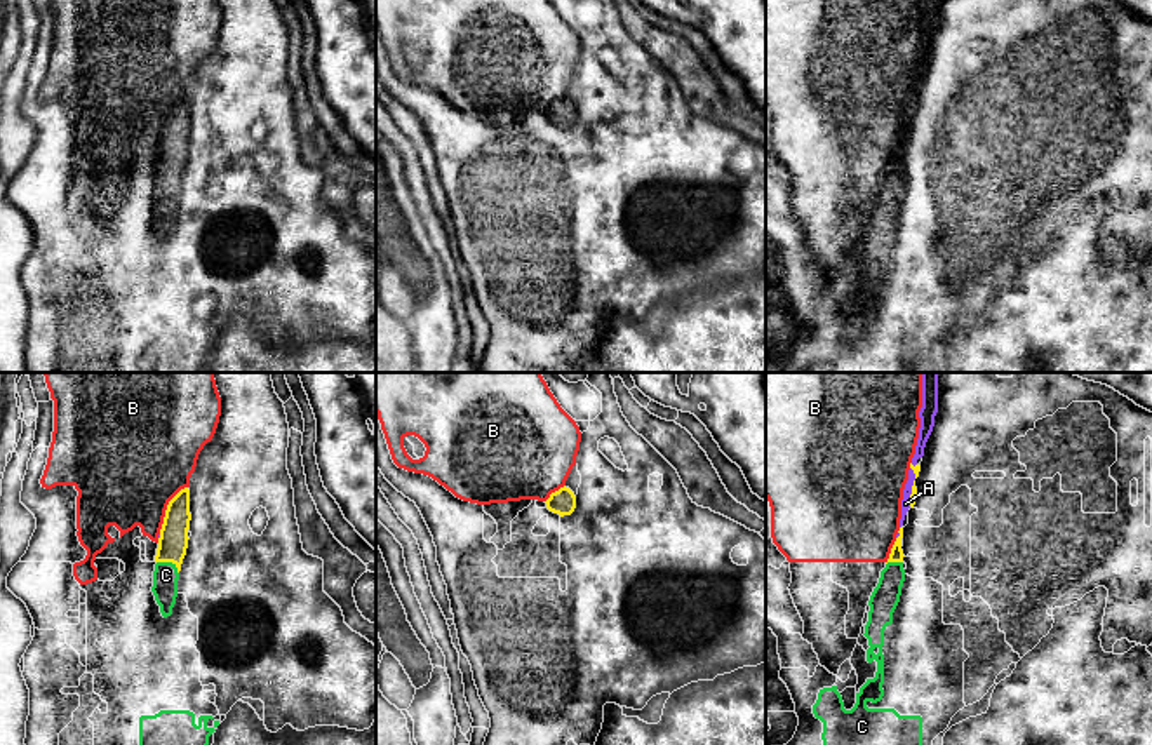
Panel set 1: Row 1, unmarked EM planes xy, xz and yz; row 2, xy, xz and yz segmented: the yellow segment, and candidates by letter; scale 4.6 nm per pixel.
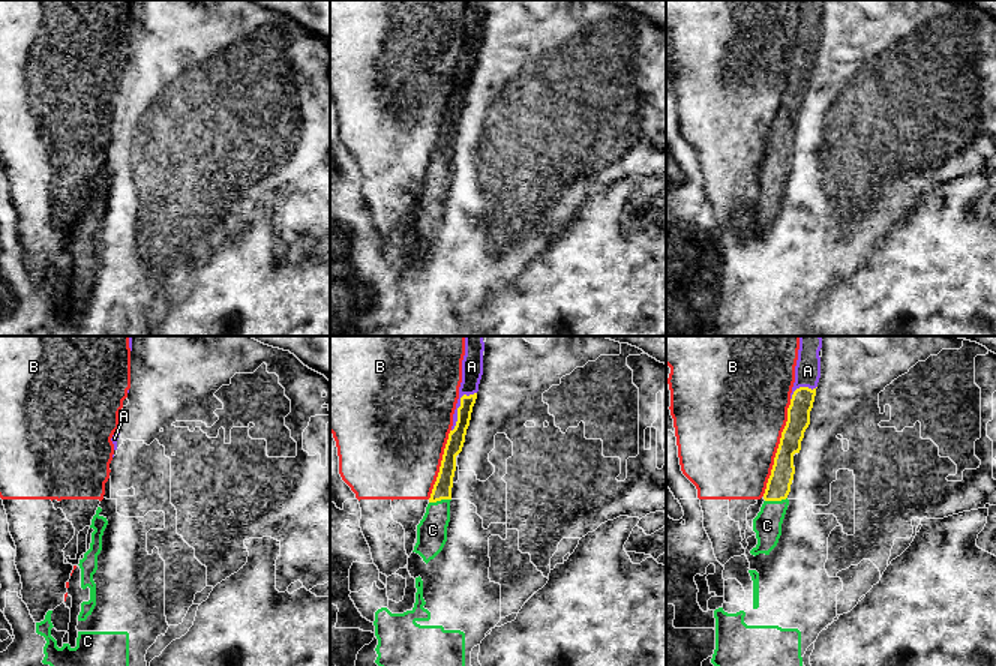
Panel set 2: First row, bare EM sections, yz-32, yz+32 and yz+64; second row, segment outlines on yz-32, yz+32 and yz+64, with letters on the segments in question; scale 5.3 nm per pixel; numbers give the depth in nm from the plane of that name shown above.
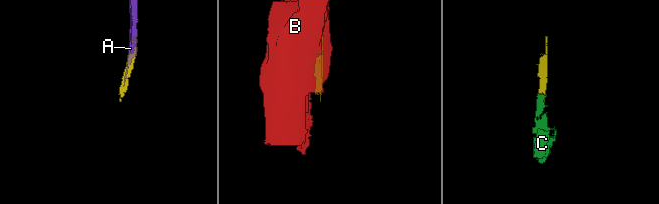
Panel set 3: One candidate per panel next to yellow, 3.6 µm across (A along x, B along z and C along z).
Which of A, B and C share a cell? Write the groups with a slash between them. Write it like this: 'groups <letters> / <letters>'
groups A C / B

